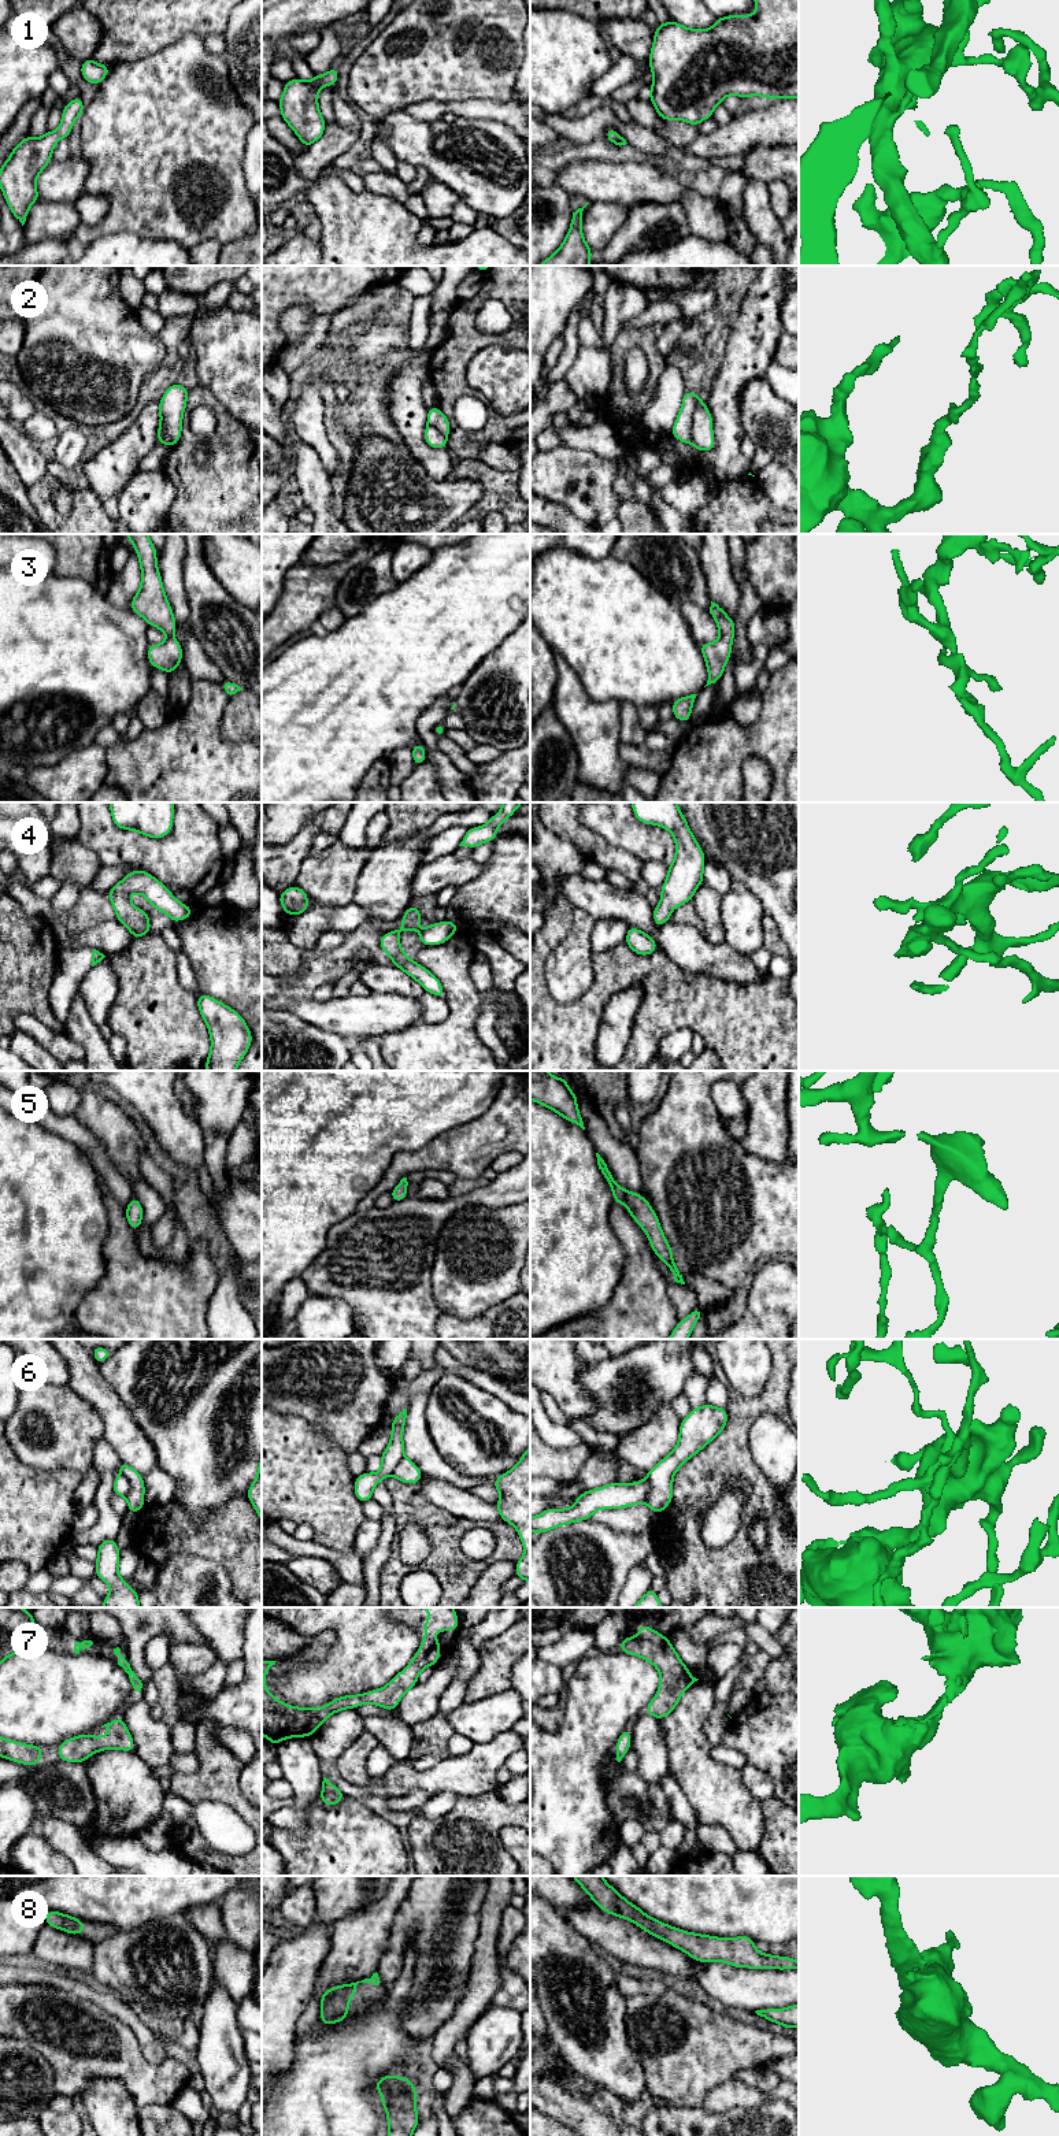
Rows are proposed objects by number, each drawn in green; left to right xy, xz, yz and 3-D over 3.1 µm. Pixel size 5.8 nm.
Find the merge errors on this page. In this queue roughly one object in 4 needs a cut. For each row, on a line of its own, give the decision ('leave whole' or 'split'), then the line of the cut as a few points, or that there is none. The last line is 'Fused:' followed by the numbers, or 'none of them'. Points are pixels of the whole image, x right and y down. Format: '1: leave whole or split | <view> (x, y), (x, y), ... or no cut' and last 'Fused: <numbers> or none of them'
1: leave whole | no cut
2: split | yz (700, 400), (693, 415), (691, 442)
3: leave whole | no cut
4: leave whole | no cut
5: leave whole | no cut
6: split | xy (119, 1476), (129, 1484), (126, 1495)
7: leave whole | no cut
8: leave whole | no cut
Fused: 2, 6

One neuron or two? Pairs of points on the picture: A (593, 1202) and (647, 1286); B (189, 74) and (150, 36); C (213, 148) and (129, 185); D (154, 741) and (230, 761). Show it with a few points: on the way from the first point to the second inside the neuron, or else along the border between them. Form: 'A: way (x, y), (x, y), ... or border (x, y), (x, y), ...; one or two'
A: border (608, 1212), (611, 1228), (625, 1257), (622, 1274); two
B: border (191, 32), (154, 54), (133, 62); two
C: way (192, 148), (166, 148), (150, 164); one
D: way (173, 760), (211, 761); one

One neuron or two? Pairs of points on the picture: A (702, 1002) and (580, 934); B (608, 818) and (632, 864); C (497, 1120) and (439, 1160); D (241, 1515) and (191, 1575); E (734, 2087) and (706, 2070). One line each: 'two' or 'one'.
A: two
B: two
C: one
D: two
E: two

